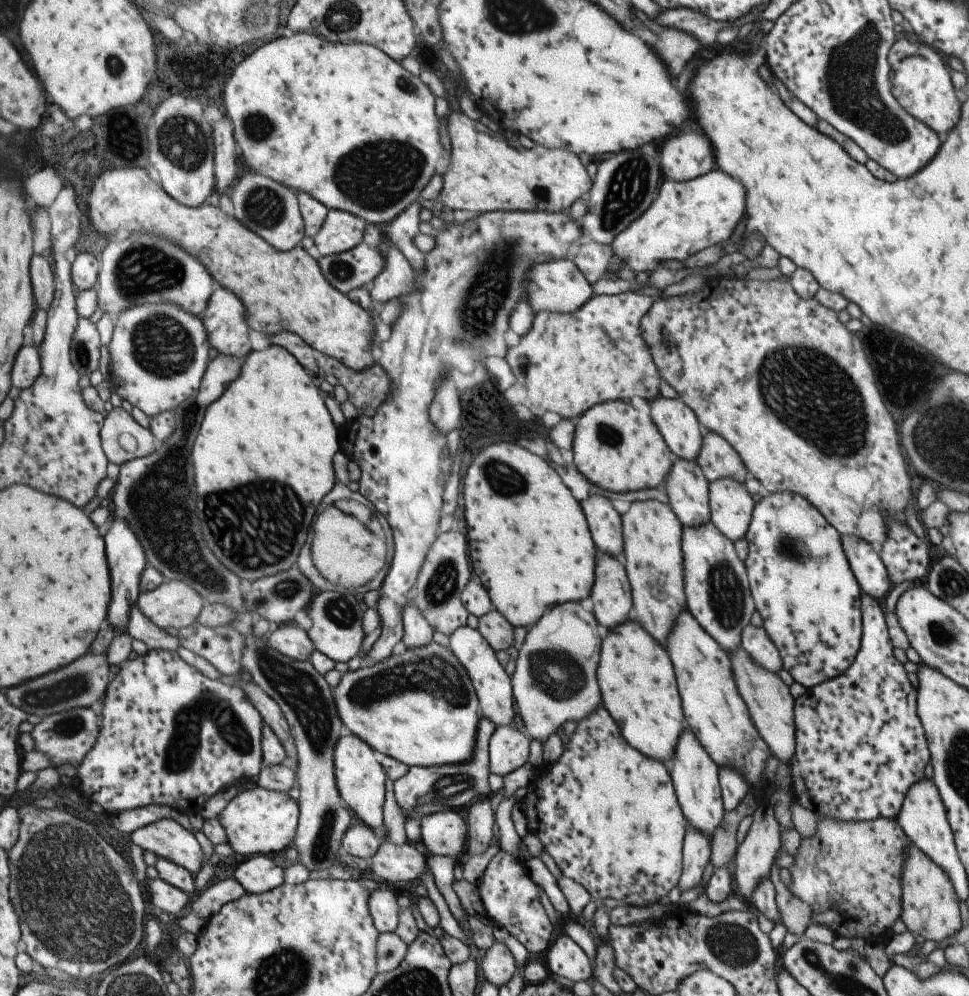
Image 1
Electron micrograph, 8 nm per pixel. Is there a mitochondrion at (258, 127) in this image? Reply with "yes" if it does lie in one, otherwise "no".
yes

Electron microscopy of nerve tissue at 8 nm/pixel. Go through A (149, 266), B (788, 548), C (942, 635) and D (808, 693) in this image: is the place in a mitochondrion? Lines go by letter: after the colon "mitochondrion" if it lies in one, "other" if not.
A: mitochondrion
B: mitochondrion
C: mitochondrion
D: other

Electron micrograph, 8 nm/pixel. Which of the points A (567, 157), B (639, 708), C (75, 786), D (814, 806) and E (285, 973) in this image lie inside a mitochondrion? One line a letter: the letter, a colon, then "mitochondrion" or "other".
A: other
B: other
C: other
D: other
E: mitochondrion

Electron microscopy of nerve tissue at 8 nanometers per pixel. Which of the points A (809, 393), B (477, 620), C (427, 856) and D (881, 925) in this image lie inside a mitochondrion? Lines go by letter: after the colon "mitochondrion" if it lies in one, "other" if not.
A: mitochondrion
B: other
C: other
D: other

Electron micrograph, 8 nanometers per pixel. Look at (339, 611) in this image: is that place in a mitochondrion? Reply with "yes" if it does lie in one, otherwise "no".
yes

